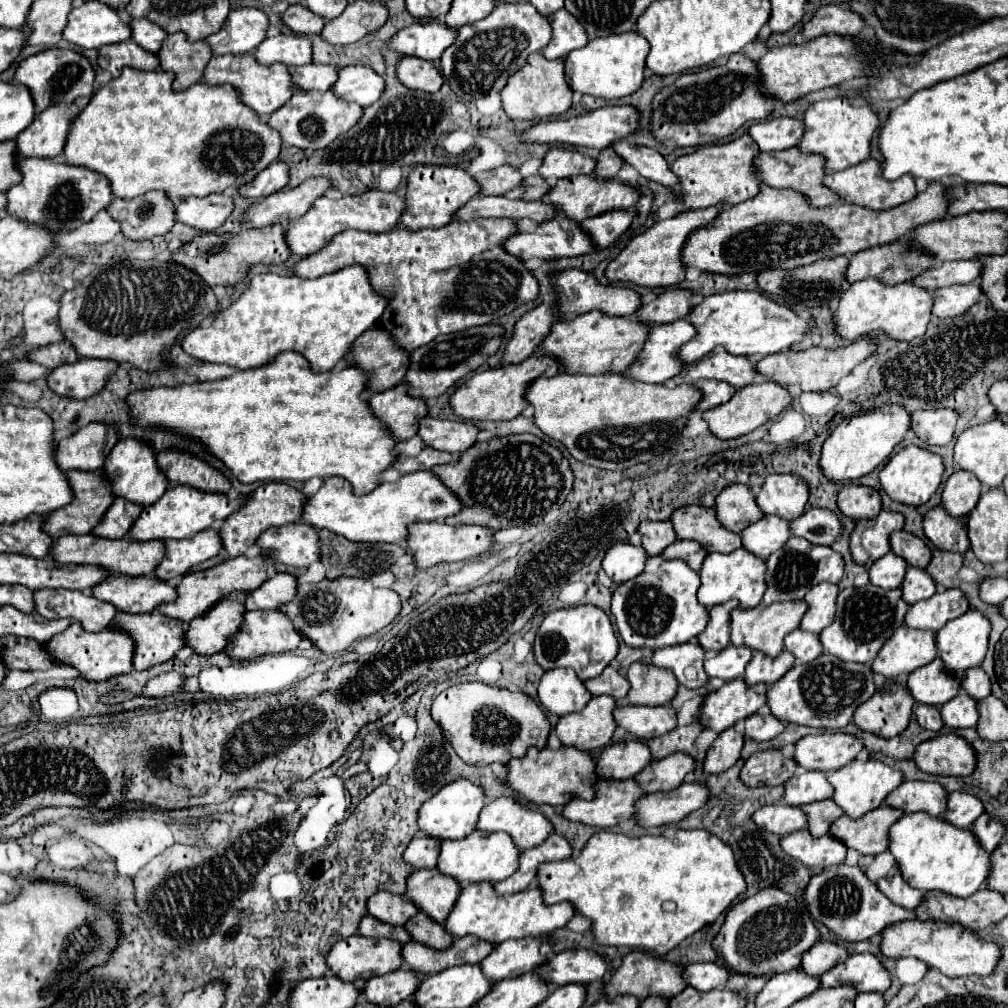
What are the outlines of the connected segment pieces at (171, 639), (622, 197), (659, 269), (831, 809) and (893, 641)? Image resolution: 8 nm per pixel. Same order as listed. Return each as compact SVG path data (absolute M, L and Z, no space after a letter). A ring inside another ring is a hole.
M118 614L110 622L112 630L124 630L134 640L134 656L132 666L136 670L148 670L156 664L170 660L180 648L184 648L184 626L172 618L164 618L162 614Z
M588 174L588 176L566 178L566 180L556 182L540 200L544 204L550 204L556 212L562 212L566 218L570 218L574 222L582 222L584 218L600 216L610 210L630 210L638 202L638 192L632 186L620 184L614 180L596 182L596 178L592 178L592 174Z
M722 206L690 210L654 224L646 232L632 238L628 246L606 266L606 278L610 282L632 282L642 288L668 288L680 284L684 280L684 264L680 262L682 242L688 238L690 232L698 230L700 226L706 226L710 218L716 216L720 210Z
M834 800L812 802L802 806L802 810L808 814L808 830L816 838L826 836L830 830L830 824L844 814L844 810Z
M900 626L880 648L872 662L872 670L890 680L900 680L904 674L908 676L936 656L936 632Z

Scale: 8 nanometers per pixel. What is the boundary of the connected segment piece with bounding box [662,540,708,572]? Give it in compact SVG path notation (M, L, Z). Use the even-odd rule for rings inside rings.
M676 540L672 546L668 546L664 552L662 552L662 558L668 560L668 558L680 558L684 562L688 562L688 566L692 570L700 570L702 568L702 562L706 558L706 550L694 542L694 540Z

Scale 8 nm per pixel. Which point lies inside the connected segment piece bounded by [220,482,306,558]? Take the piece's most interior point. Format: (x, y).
(273, 504)

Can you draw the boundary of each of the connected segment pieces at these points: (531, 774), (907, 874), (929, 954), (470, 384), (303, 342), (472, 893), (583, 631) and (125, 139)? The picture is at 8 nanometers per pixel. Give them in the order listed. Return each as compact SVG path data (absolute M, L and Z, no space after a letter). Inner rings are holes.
M562 746L558 750L530 748L524 758L514 758L508 762L508 766L510 766L510 772L504 782L510 784L520 796L524 796L530 802L564 806L574 796L584 800L592 800L595 796L596 762L592 760L590 752L576 750L574 746ZM584 776L590 776L593 780L592 786L584 783Z
M926 812L904 814L890 828L890 852L906 882L922 892L940 890L968 898L986 884L992 868L990 854L978 844L976 834L970 828L952 826L942 816L930 816Z
M908 920L892 924L884 930L880 948L888 958L898 960L904 956L914 956L946 976L988 976L994 972L1002 954L1002 948L998 944L982 940L974 930L968 930L958 922L940 920Z
M530 356L520 364L476 372L472 378L462 382L450 396L450 408L456 416L464 420L512 420L528 406L528 402L524 402L524 390L530 386L530 382L540 376L556 376L558 372L560 366L550 356Z
M346 266L334 274L324 274L312 280L302 280L296 276L278 276L278 274L258 274L250 280L248 288L234 300L228 308L220 310L208 328L198 326L190 334L182 338L182 350L196 360L214 362L214 364L228 364L238 370L248 370L256 366L264 366L270 362L278 352L292 350L302 354L312 370L326 372L340 362L350 344L368 328L372 328L386 308L386 300L378 294L372 294L368 286L368 276L364 274L362 266Z
M476 882L476 886L466 886L450 912L446 920L446 930L454 934L456 938L462 938L466 934L474 934L486 942L500 944L508 938L526 938L526 936L540 936L540 934L552 934L554 930L568 924L568 920L576 914L574 906L570 902L544 906L542 890L528 888L522 892L516 892L512 896L498 896L492 882Z
M592 604L560 608L550 612L538 628L534 642L536 662L544 670L572 668L582 680L598 676L618 654L618 638L604 610Z
M126 68L118 78L104 84L72 122L64 160L104 174L118 198L138 198L148 190L162 190L178 204L188 196L208 196L224 192L230 186L242 186L278 158L282 144L280 132L262 124L260 116L240 100L240 94L232 86L198 82L188 90L176 92L172 90L172 82L172 72Z

